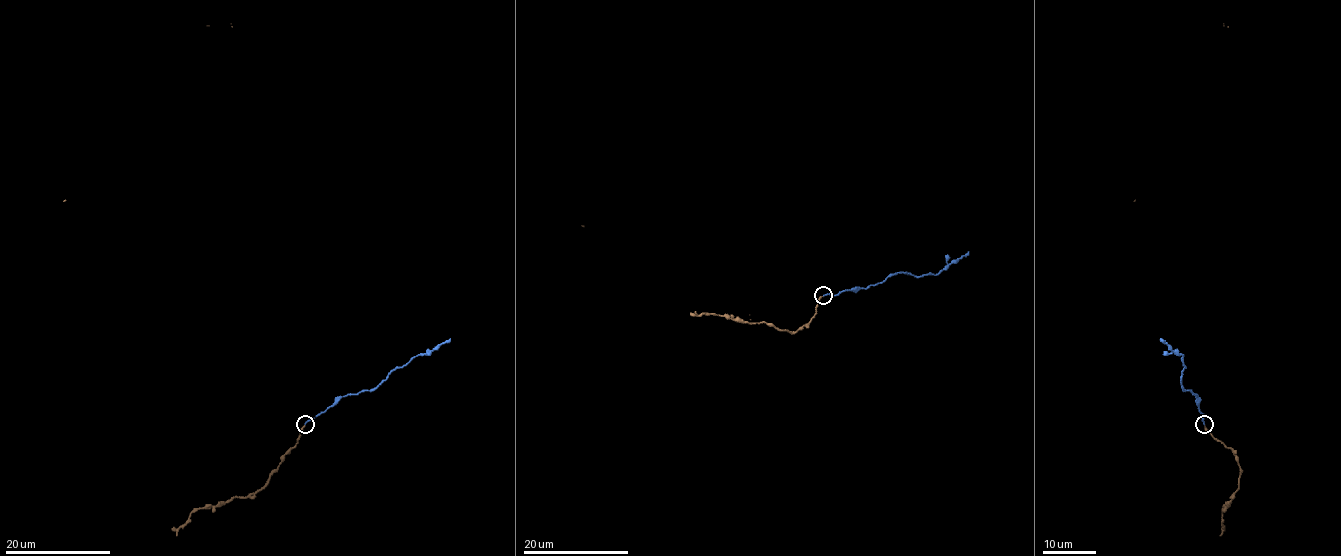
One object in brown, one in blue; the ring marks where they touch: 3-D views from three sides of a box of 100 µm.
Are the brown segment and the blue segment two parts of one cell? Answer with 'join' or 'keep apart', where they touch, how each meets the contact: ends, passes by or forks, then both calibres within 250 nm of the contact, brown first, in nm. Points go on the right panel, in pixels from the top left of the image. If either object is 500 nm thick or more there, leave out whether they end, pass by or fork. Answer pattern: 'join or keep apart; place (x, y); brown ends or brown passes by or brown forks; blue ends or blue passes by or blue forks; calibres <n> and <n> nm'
join; place (1204, 424); brown ends; blue ends; calibres 160 and 120 nm

